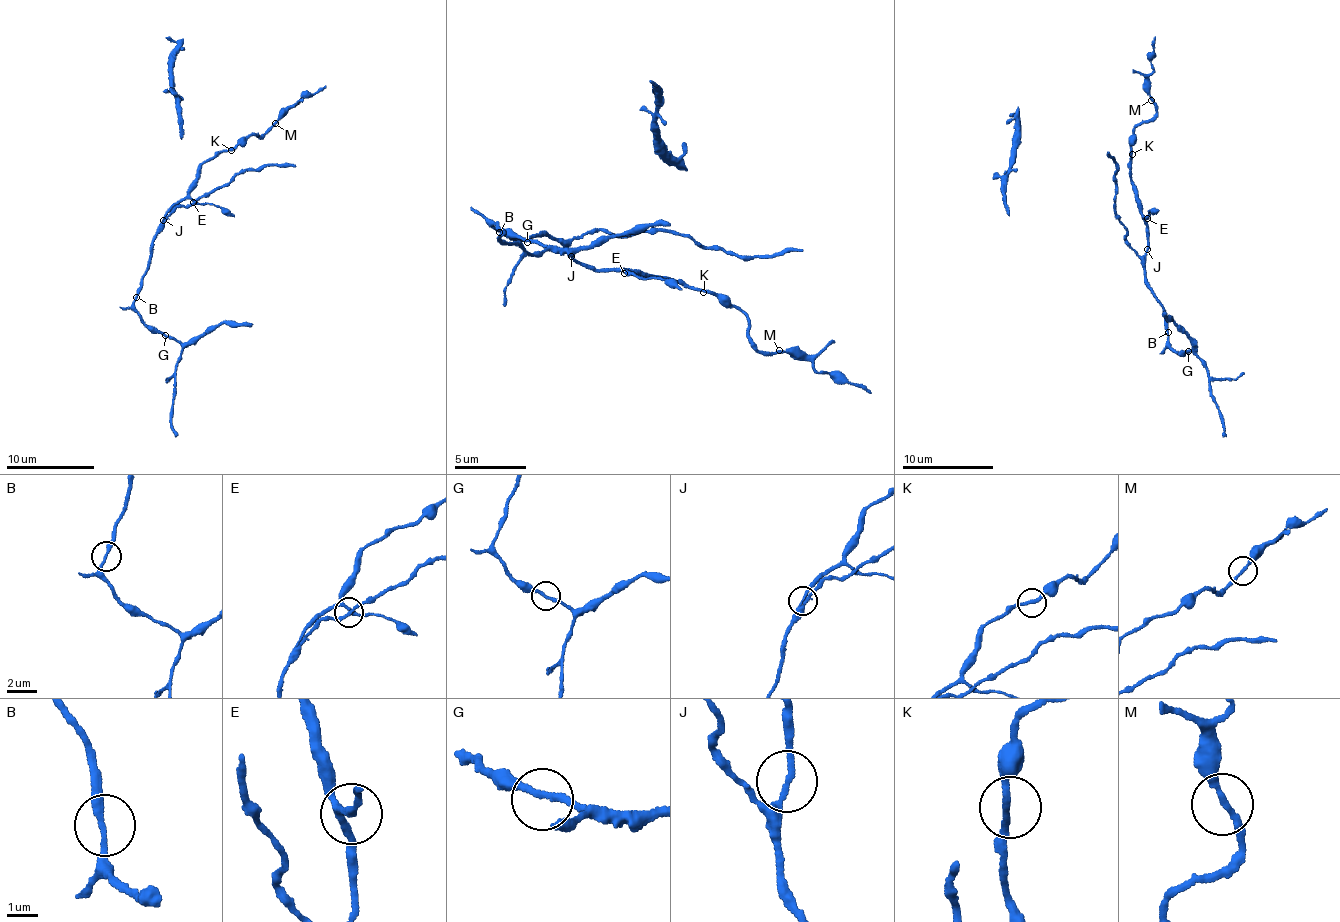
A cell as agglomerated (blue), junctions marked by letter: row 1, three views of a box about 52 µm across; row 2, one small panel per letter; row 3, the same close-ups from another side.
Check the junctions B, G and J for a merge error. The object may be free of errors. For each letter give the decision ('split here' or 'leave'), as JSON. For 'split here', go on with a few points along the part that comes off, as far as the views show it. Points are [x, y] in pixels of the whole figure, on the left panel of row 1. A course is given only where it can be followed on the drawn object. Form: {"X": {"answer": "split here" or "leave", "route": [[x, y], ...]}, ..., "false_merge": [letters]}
{"B": {"answer": "leave"}, "G": {"answer": "leave"}, "J": {"answer": "leave"}, "false_merge": []}

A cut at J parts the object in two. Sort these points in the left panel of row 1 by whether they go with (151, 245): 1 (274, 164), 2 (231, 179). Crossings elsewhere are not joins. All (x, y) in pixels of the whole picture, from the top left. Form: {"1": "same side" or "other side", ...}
{"1": "same side", "2": "same side"}

